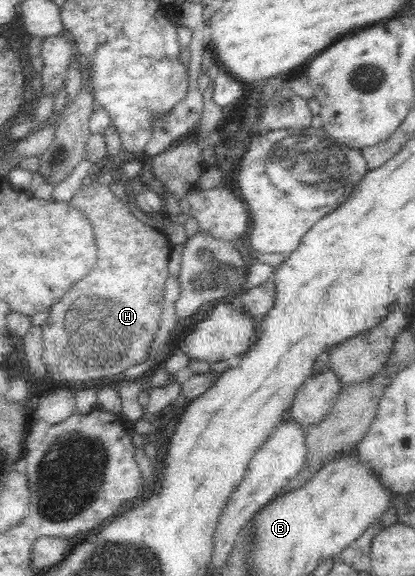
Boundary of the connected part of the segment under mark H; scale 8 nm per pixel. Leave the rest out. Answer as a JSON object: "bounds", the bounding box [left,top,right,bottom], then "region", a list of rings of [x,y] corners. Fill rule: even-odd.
{"bounds":[40,179,172,382],"region":[[[96,179],[89,185],[81,186],[69,203],[80,210],[93,225],[99,254],[95,270],[50,306],[49,317],[40,326],[44,360],[47,364],[46,374],[57,382],[89,381],[113,376],[124,372],[126,368],[146,362],[162,315],[169,251],[172,247],[163,231],[152,229],[139,221],[121,197],[111,192],[107,184],[97,182]]]}

